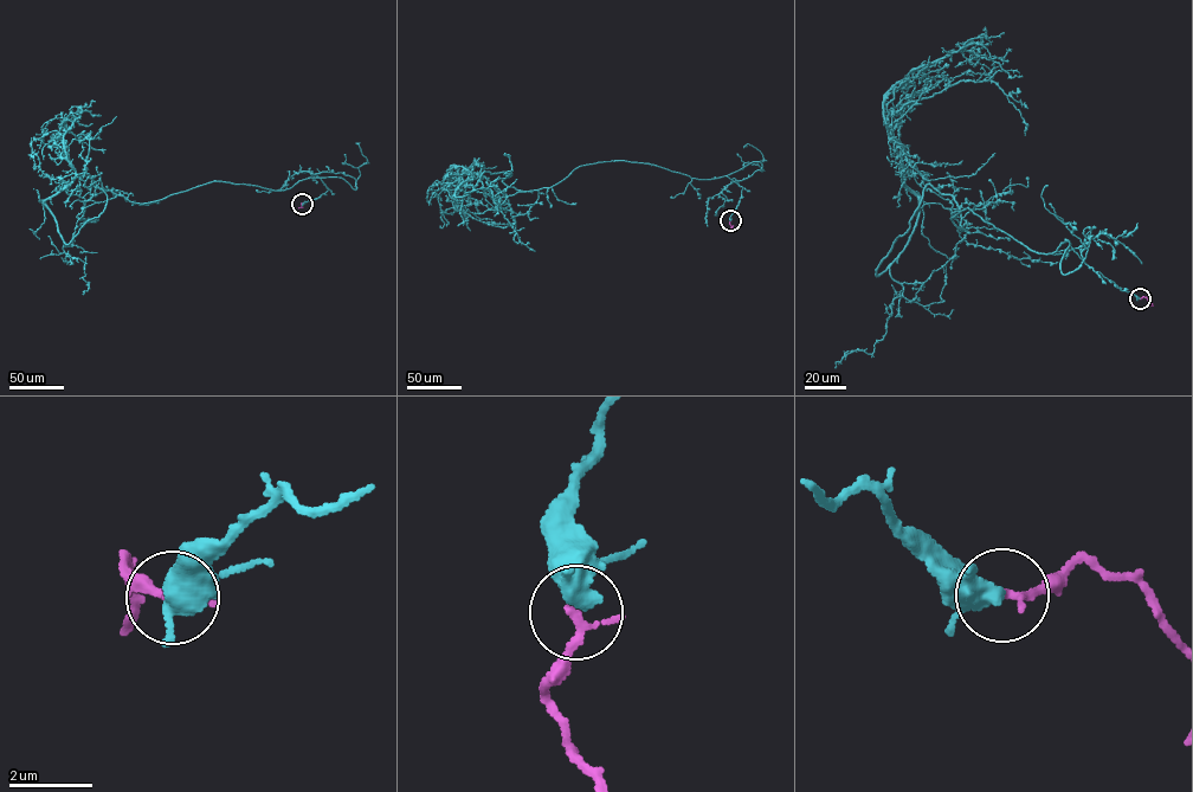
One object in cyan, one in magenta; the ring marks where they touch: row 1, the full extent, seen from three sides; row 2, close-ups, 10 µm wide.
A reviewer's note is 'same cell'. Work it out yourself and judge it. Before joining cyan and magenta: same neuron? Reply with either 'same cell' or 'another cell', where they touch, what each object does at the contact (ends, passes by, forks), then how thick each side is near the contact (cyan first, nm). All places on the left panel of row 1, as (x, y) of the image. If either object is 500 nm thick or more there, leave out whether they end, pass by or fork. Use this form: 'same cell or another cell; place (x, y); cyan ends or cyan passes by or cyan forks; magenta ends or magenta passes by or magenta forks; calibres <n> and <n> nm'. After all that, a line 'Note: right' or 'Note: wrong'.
another cell; place (302, 204); cyan passes by; magenta passes by; calibres 440 and 160 nm
Note: wrong

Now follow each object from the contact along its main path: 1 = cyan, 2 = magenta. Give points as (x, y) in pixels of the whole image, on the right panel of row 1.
1: (1139, 298), (1066, 240), (1037, 252), (967, 207), (960, 230), (885, 121), (992, 81), (1025, 135)
2: (1139, 298), (1143, 296), (1153, 306)

